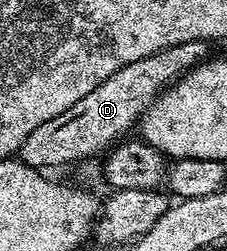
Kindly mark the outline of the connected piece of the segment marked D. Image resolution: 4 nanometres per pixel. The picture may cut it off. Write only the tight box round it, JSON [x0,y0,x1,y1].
[16,41,208,171]

